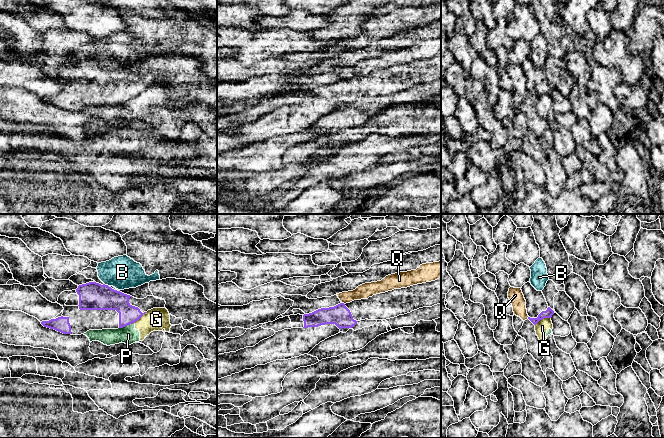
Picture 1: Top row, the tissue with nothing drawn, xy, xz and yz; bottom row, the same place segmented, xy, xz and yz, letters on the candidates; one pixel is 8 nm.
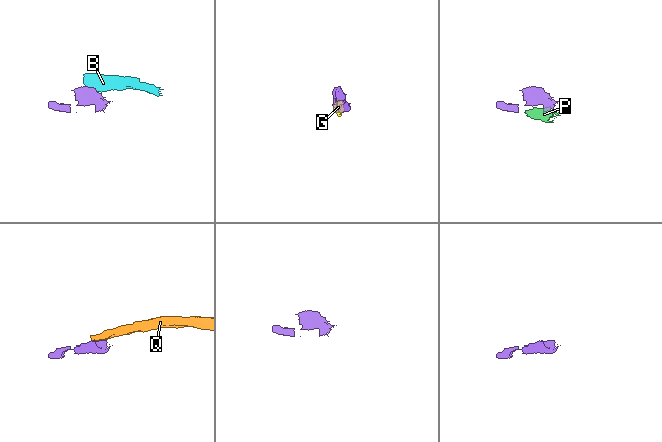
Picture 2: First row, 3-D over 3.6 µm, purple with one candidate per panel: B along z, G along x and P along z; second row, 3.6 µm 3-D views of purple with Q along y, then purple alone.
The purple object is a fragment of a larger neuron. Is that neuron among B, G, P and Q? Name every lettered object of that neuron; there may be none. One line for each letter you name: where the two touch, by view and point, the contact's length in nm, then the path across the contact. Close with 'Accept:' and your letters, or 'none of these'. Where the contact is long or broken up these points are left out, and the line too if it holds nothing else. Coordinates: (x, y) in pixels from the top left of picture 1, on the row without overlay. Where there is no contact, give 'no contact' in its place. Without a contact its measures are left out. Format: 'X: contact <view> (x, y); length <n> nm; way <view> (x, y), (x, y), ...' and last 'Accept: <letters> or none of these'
Accept: none of these

